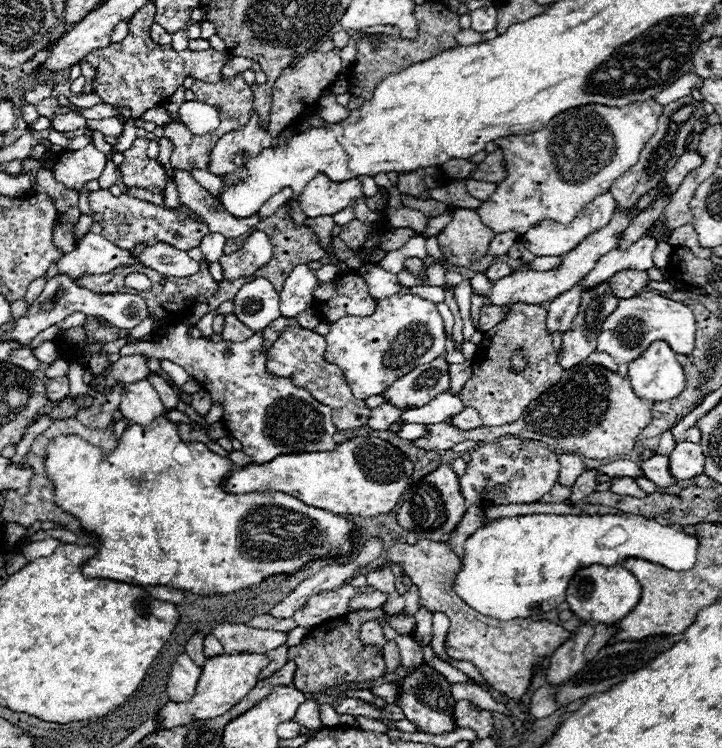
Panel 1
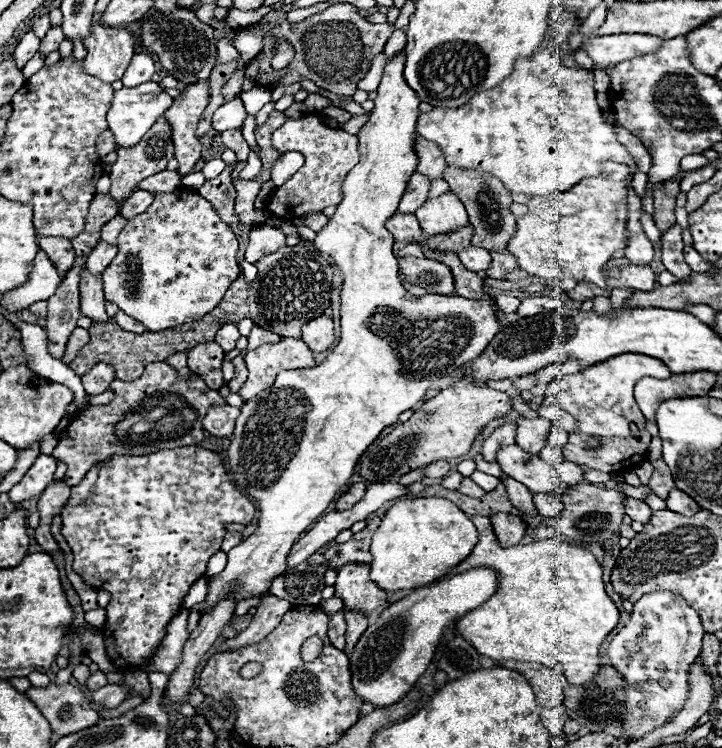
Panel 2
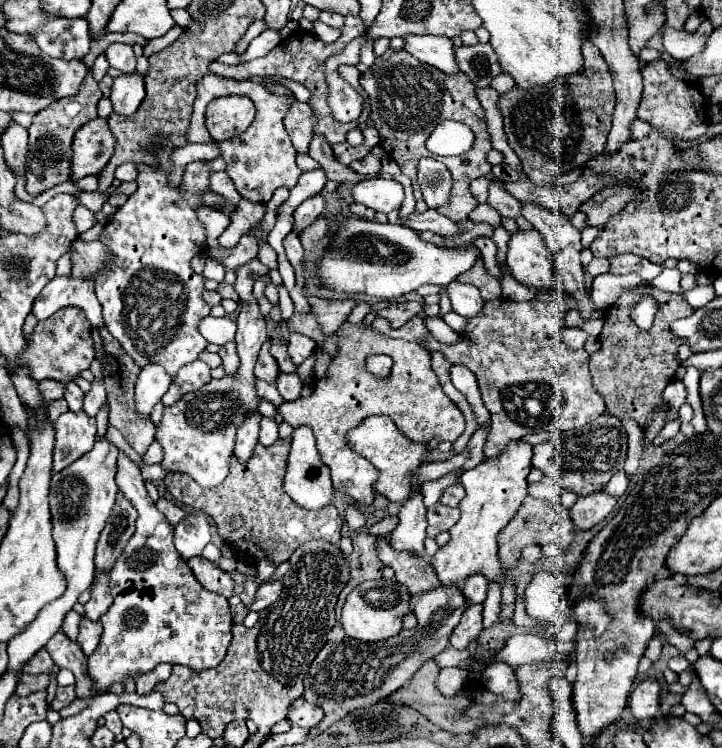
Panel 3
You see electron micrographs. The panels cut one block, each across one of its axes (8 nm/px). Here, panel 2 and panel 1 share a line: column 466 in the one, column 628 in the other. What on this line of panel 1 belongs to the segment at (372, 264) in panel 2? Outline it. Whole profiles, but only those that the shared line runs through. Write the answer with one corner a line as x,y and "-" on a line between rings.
640,292
632,298
622,298
618,308
604,320
596,350
610,354
618,364
628,364
656,340
666,340
676,354
688,356
694,350
696,318
692,310
680,302
664,298
656,292

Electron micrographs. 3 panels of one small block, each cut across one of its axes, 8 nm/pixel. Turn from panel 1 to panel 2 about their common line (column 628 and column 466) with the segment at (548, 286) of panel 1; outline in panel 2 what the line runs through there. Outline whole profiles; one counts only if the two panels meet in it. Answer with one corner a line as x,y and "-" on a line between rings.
446,192
438,198
428,198
422,208
416,210
418,222
426,234
444,234
468,224
464,204
454,192

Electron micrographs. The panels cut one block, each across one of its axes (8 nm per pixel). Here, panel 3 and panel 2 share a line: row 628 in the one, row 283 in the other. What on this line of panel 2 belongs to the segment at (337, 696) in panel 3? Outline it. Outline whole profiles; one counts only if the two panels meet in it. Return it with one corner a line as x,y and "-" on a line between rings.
398,256
400,274
416,286
426,288
430,294
444,294
450,296
454,292
454,278
450,270
434,260
428,258
414,258
414,256

